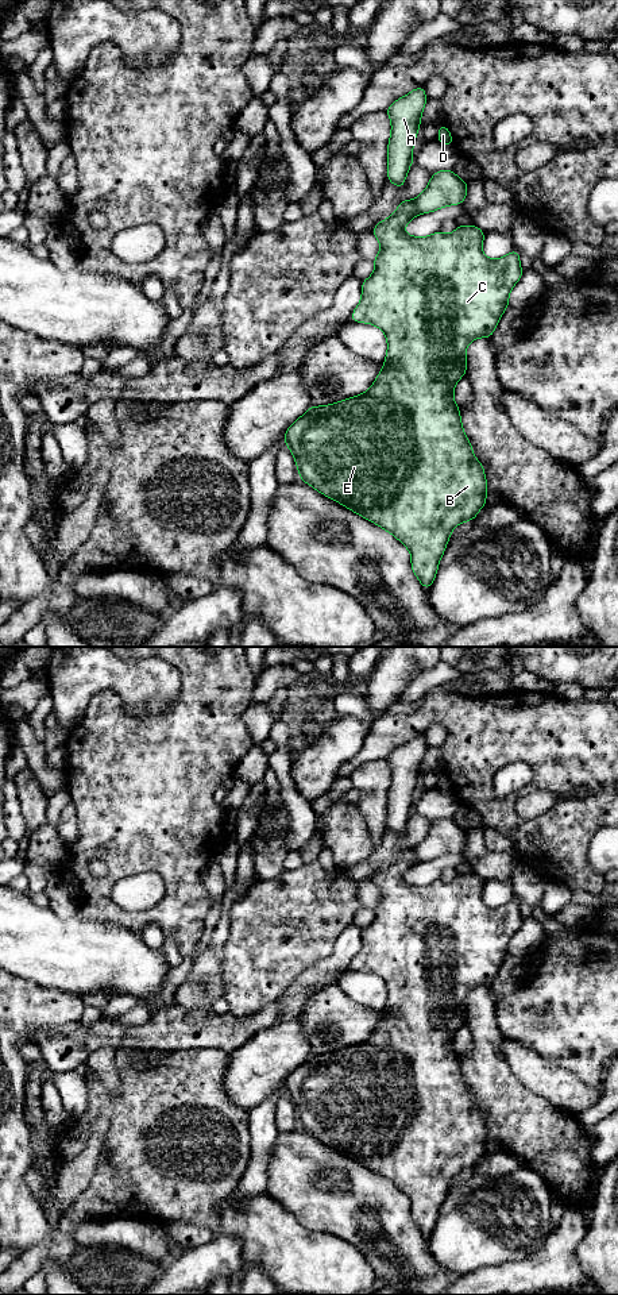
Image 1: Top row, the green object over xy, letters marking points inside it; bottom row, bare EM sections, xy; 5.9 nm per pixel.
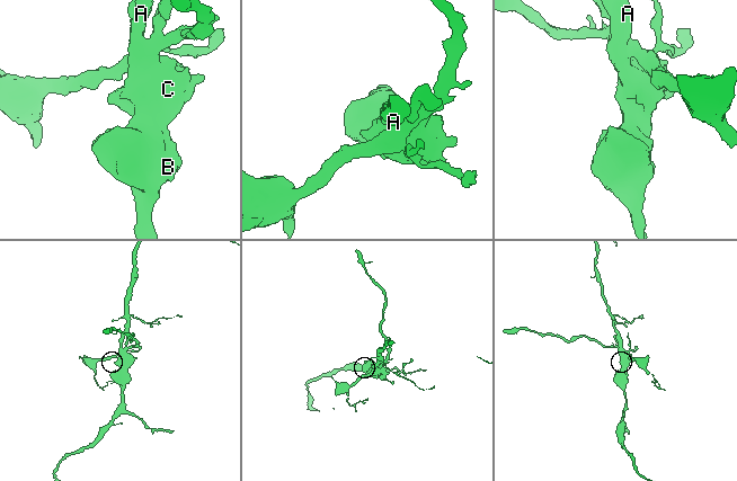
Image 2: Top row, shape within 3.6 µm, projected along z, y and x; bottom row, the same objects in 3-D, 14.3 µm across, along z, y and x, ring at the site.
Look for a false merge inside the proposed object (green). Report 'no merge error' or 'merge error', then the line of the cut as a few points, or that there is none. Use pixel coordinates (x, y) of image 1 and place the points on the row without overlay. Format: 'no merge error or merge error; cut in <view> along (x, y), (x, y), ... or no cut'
merge error; cut in xy along (413, 848), (413, 859), (416, 862)

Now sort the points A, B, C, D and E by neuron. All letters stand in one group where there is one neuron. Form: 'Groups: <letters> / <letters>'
Groups: A B C E / D

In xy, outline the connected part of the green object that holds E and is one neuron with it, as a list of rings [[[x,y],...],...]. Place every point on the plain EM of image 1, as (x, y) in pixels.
[[[403,848],[397,853],[395,862],[389,864],[386,868],[376,871],[372,876],[372,882],[381,891],[381,899],[372,909],[375,914],[372,924],[362,929],[362,948],[351,963],[351,968],[354,971],[374,972],[386,983],[387,1002],[383,1010],[383,1017],[378,1022],[372,1034],[363,1042],[349,1045],[331,1053],[312,1053],[287,1076],[283,1091],[291,1099],[300,1126],[304,1130],[314,1136],[321,1142],[340,1151],[343,1155],[390,1180],[410,1199],[412,1218],[424,1237],[428,1240],[437,1222],[439,1211],[445,1199],[452,1178],[463,1169],[472,1169],[478,1160],[486,1153],[487,1145],[487,1128],[484,1124],[484,1117],[483,1113],[474,1105],[472,1094],[463,1079],[460,1057],[453,1049],[453,1036],[456,1030],[467,1021],[466,997],[468,991],[476,986],[491,986],[501,968],[501,964],[509,955],[509,943],[513,934],[522,925],[524,918],[519,913],[519,901],[515,897],[499,907],[486,906],[482,899],[486,880],[474,872],[457,874],[451,883],[445,883],[441,879],[425,886],[406,883],[403,876],[414,864],[414,848]]]

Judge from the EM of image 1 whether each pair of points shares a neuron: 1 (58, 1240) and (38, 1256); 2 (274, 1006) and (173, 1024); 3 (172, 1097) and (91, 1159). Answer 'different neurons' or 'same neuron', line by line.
1: same neuron
2: same neuron
3: different neurons

